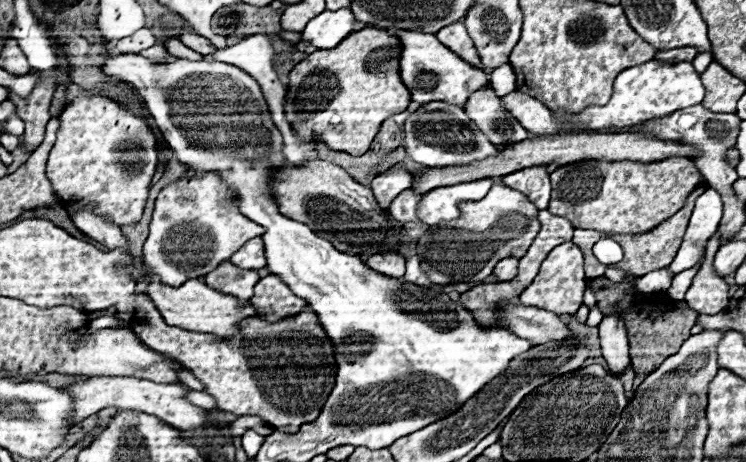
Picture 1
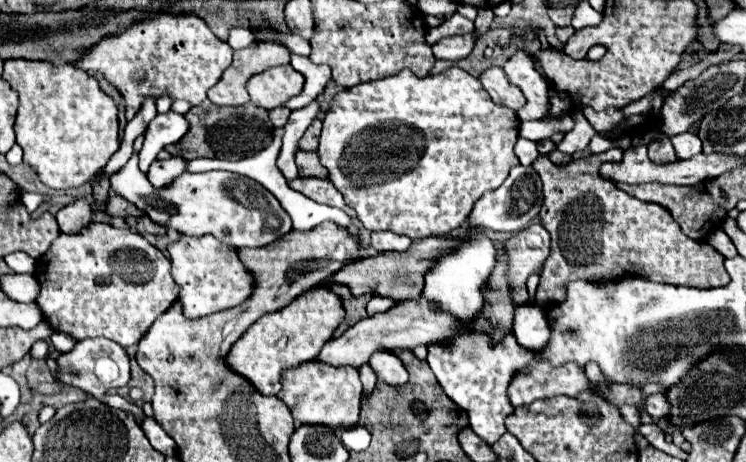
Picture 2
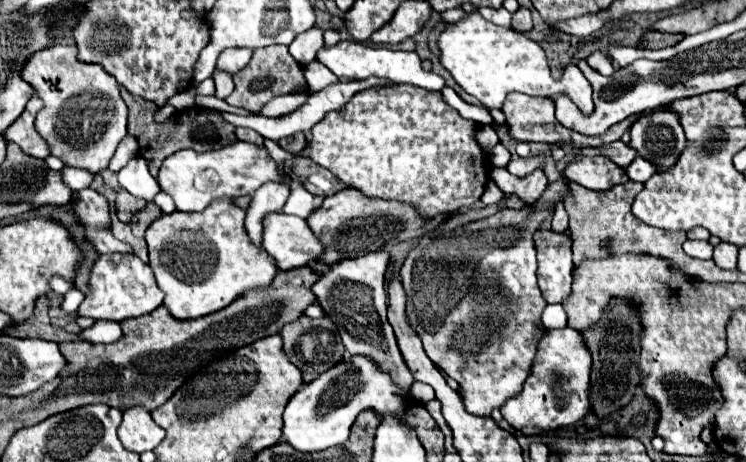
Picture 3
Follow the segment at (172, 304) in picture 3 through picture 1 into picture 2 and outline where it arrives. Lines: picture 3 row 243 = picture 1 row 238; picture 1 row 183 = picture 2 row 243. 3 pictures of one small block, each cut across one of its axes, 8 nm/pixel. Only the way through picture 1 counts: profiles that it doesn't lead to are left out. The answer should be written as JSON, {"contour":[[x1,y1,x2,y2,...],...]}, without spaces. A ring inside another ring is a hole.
{"contour":[[182,236,178,242,168,246,170,262,172,262,172,276,180,288,178,300,184,306,186,318,202,318,220,310,234,308,236,304,244,302,250,296,254,286,252,276,240,264,238,252,212,236,204,236,200,240]]}

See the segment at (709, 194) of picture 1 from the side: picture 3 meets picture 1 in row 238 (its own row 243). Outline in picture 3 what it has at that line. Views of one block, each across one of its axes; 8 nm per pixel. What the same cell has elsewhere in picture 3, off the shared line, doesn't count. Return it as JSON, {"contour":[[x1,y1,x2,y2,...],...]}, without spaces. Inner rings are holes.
{"contour":[[686,240,684,242,684,252,692,258,700,258,700,260,710,260,712,258,712,246,706,240]]}

